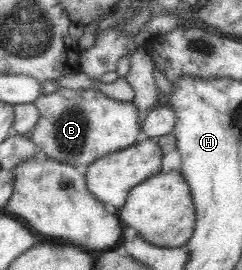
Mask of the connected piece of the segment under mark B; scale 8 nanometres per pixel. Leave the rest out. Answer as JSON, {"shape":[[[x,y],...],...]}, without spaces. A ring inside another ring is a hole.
{"shape":[[[58,88],[57,91],[50,94],[42,93],[36,101],[33,101],[33,104],[38,108],[40,117],[28,135],[30,141],[46,157],[58,160],[62,164],[69,164],[82,171],[88,169],[100,157],[135,145],[138,142],[138,135],[142,131],[138,122],[138,108],[132,102],[110,99],[96,89],[72,91]]]}

